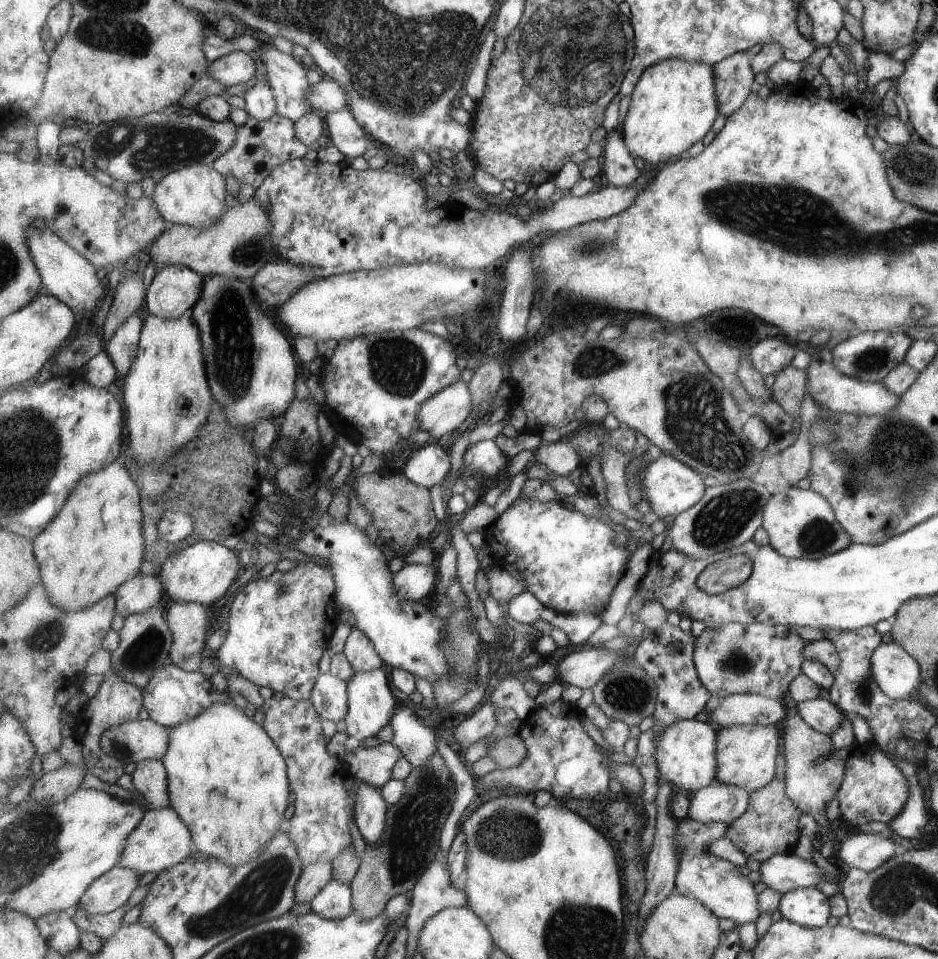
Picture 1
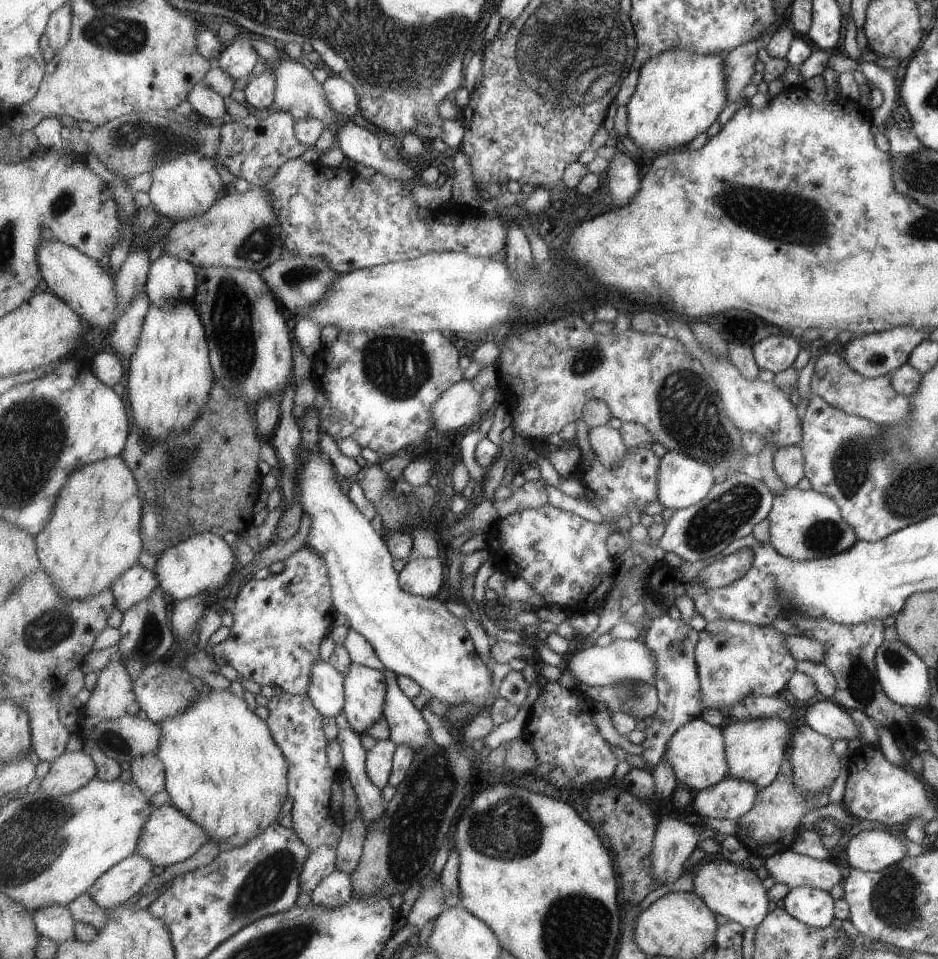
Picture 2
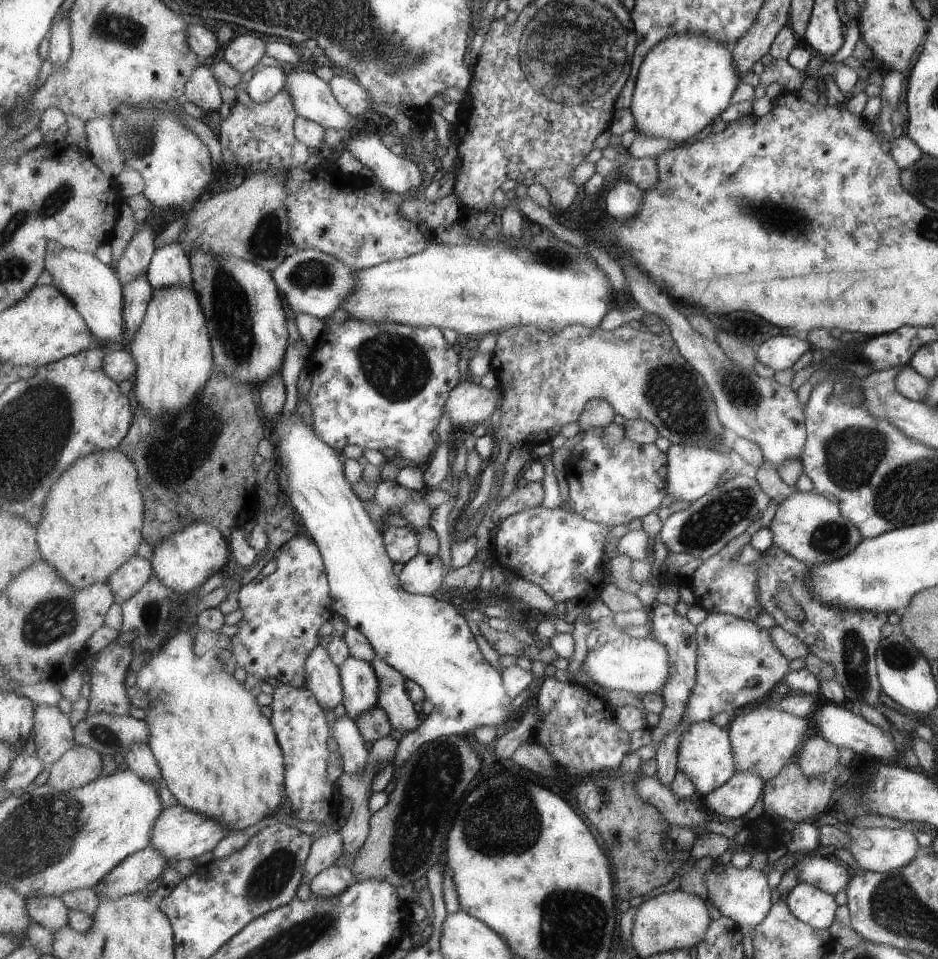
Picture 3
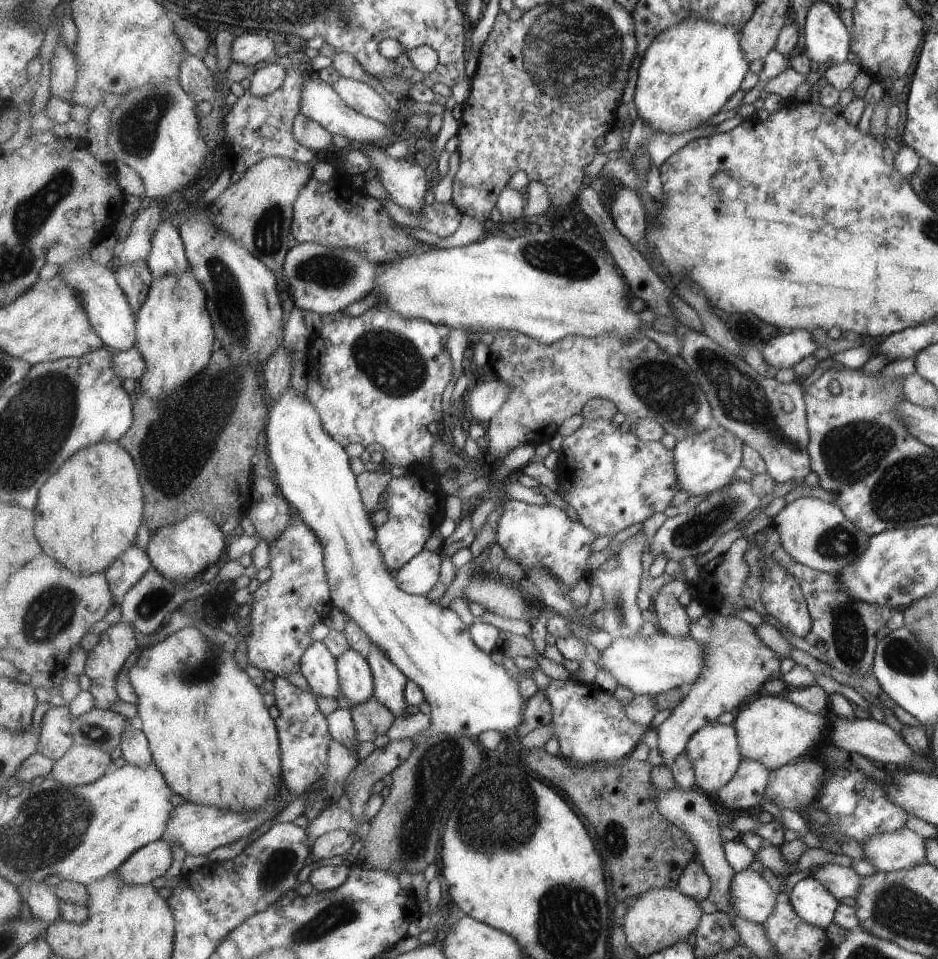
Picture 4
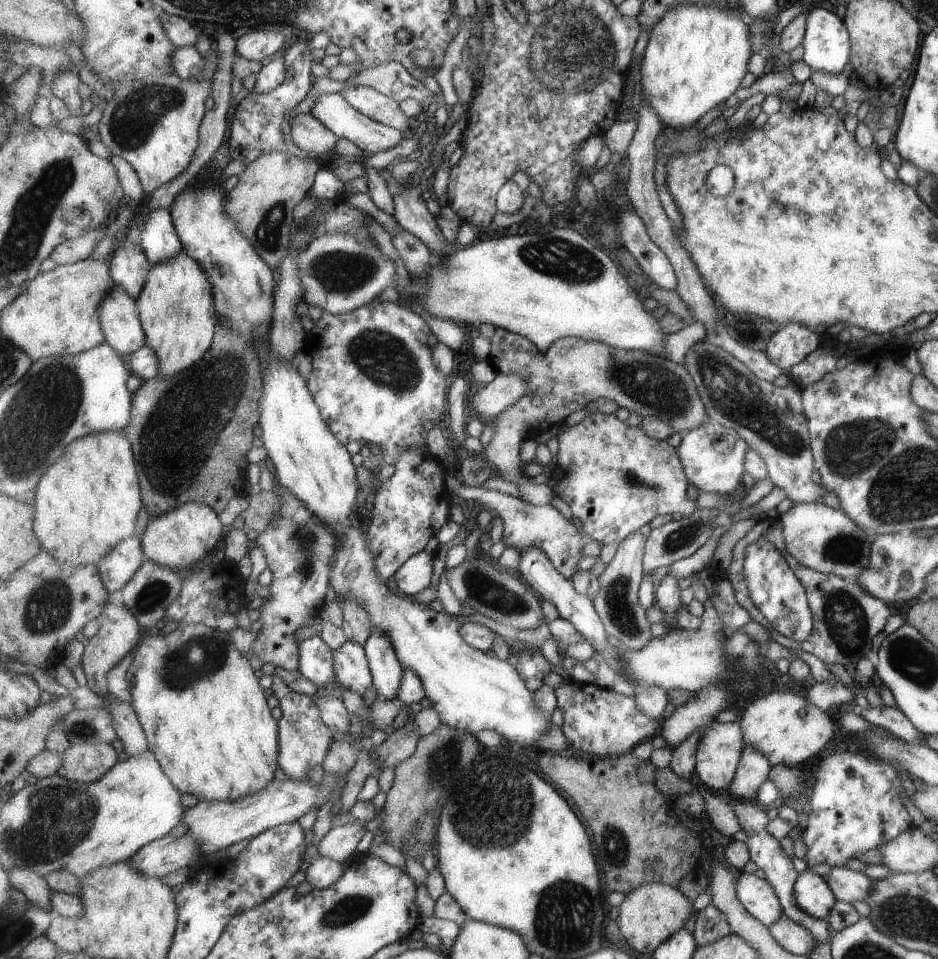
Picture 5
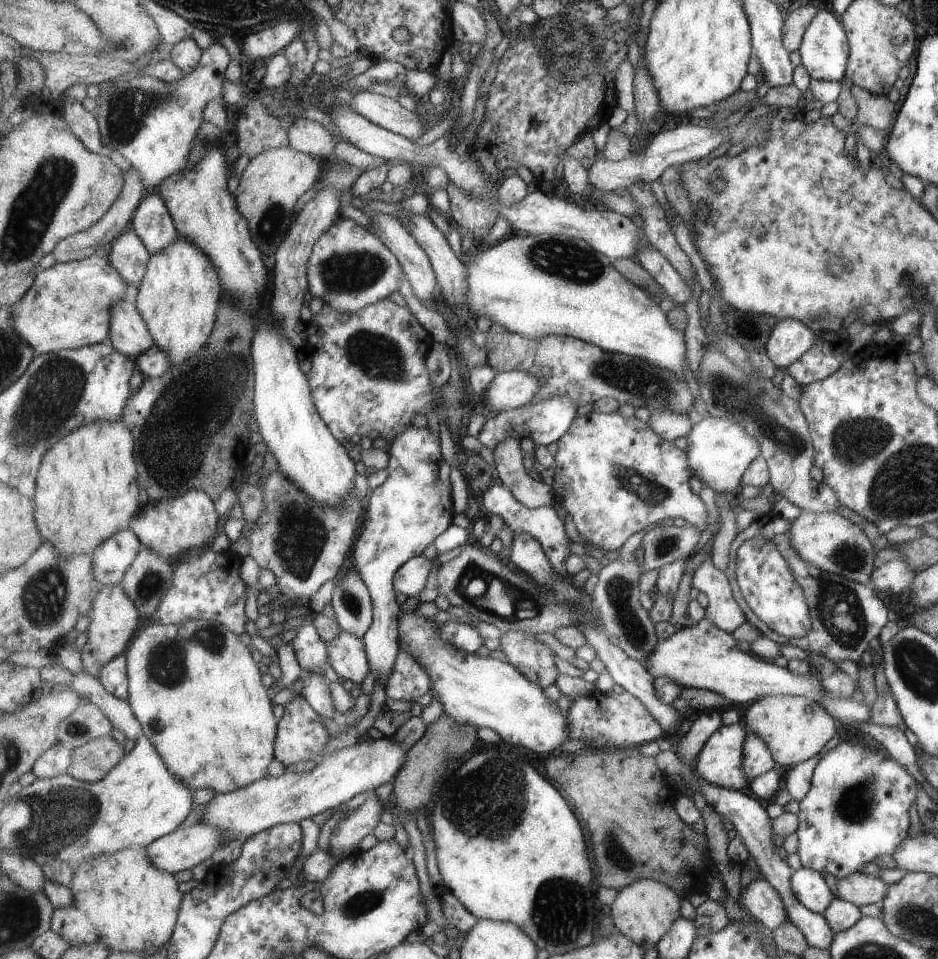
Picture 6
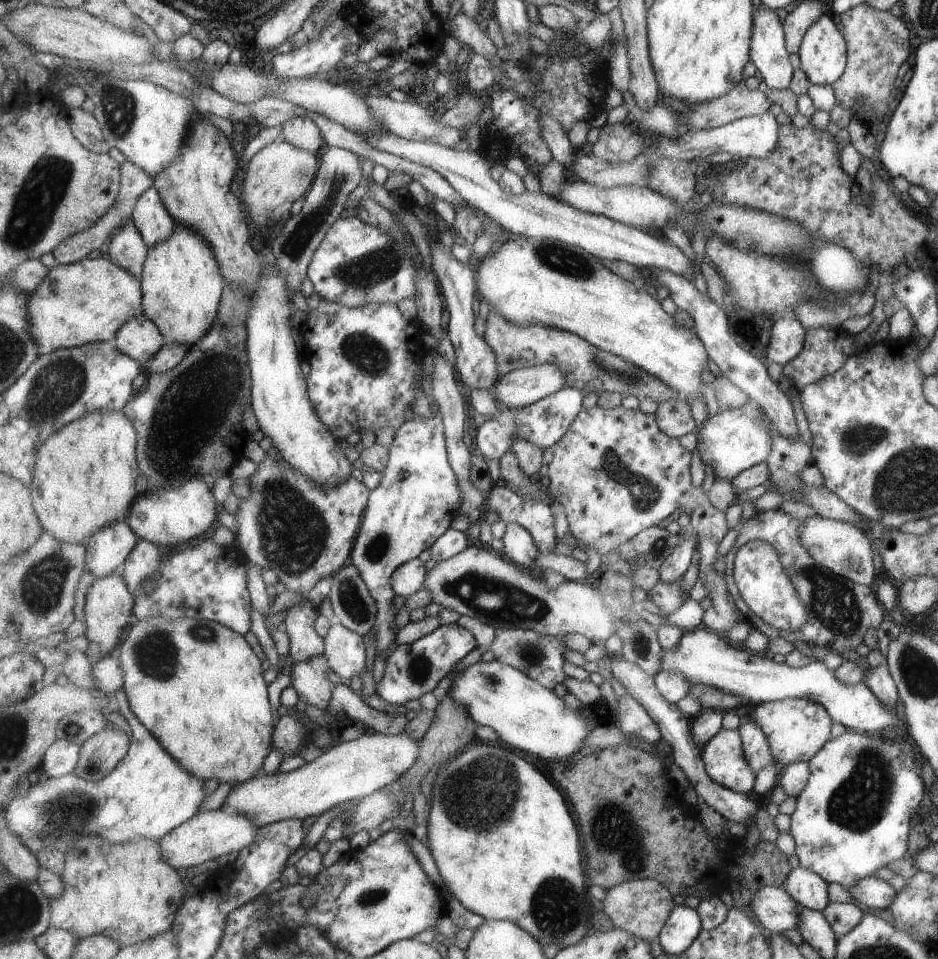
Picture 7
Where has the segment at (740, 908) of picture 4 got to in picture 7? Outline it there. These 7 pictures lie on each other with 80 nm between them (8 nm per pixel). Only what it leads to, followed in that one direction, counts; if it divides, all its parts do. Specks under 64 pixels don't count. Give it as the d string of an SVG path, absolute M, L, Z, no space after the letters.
M767 885L753 894L751 908L759 922L767 927L769 934L796 929L796 906L783 886Z

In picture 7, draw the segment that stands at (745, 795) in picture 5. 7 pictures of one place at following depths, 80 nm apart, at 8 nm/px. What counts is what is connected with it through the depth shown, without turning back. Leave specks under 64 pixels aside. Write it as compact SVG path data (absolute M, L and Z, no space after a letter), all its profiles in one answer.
M749 720L739 726L738 729L742 732L746 759L755 772L759 772L761 768L768 764L775 764L767 736L755 724L755 721Z

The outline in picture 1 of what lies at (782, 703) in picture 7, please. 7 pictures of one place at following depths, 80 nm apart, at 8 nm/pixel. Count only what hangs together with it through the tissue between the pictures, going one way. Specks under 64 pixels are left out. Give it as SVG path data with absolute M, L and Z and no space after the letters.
M737 725L718 731L717 781L755 792L774 778L778 755L781 754L781 732L771 725Z

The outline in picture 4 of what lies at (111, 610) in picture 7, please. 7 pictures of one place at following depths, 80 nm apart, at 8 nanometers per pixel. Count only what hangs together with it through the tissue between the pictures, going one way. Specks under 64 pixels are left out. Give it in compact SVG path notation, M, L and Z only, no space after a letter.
M119 622L115 626L106 630L101 634L101 639L97 646L91 651L87 652L87 660L85 666L85 674L90 679L90 688L94 698L94 707L97 709L109 709L113 708L113 705L120 699L116 687L116 676L120 670L123 670L126 660L129 660L129 656L137 650L137 640L135 640L134 628L129 625L124 625Z

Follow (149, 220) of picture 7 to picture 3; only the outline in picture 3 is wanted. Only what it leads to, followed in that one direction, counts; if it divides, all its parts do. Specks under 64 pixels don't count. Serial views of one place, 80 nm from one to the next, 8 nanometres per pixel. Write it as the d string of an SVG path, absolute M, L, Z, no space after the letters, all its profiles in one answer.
M180 238L156 250L147 274L154 292L170 287L192 288L194 276L190 257Z

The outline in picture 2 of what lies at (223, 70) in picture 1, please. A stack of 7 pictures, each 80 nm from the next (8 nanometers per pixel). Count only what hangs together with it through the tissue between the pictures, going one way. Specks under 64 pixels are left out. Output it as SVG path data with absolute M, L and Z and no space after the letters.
M238 37L222 51L218 64L234 79L247 78L253 72L255 64L261 60L252 42L248 38Z

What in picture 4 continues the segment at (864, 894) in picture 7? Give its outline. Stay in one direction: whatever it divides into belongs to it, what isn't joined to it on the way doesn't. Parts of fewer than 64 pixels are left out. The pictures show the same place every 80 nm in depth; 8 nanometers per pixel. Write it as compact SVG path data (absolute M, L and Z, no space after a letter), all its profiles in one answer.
M823 863L810 870L810 875L819 881L834 897L841 901L859 892L861 876L851 867L842 867L835 863Z

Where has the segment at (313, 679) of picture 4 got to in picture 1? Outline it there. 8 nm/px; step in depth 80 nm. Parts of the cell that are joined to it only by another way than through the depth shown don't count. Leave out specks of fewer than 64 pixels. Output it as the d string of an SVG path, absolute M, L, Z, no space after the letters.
M319 672L311 700L323 720L346 721L350 700L348 683L333 672Z

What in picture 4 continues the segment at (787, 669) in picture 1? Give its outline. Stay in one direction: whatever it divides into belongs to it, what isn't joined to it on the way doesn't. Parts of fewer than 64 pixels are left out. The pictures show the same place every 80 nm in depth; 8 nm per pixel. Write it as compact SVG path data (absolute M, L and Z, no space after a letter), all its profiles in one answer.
M719 612L713 618L705 616L692 620L691 634L704 652L701 674L673 714L656 730L657 748L662 752L661 765L669 768L686 752L691 737L698 730L715 722L722 712L735 710L735 706L753 696L759 686L779 670L781 659L759 638L752 624L728 612Z

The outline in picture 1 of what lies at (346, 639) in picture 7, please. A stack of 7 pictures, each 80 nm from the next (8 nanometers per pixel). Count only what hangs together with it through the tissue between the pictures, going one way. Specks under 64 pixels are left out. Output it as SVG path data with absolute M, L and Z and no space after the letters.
M371 670L370 672L356 672L349 680L348 690L350 693L349 712L346 717L346 732L358 741L367 738L377 737L377 734L391 723L391 718L395 716L395 700L391 688L390 680L387 679L385 670Z

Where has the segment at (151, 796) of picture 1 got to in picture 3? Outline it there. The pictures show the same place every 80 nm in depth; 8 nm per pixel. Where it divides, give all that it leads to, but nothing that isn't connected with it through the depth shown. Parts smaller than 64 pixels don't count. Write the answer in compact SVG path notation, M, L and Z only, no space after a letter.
M134 744L130 752L122 759L125 760L129 768L143 777L143 780L154 785L159 785L160 782L163 783L164 776L159 761L149 744Z

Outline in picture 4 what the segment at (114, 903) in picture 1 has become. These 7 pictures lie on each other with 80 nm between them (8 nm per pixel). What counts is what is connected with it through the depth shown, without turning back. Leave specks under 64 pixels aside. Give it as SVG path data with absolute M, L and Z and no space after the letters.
M161 838L158 841L149 843L143 848L140 848L137 852L134 852L118 869L118 877L128 885L149 885L155 878L159 876L165 876L169 866L173 864L173 848L171 843Z

